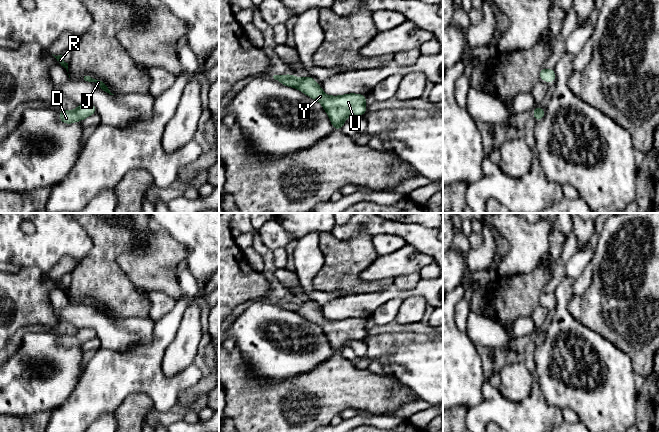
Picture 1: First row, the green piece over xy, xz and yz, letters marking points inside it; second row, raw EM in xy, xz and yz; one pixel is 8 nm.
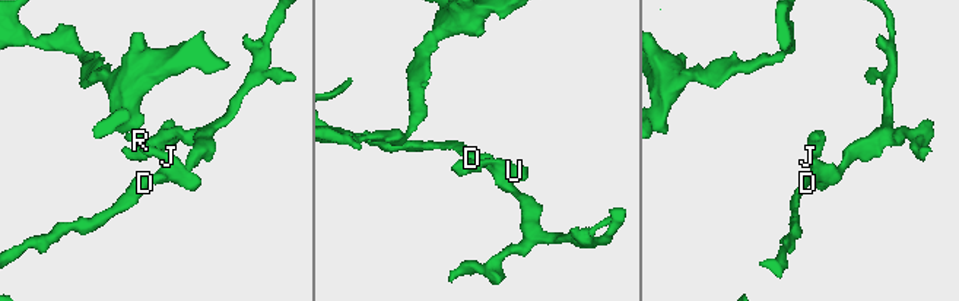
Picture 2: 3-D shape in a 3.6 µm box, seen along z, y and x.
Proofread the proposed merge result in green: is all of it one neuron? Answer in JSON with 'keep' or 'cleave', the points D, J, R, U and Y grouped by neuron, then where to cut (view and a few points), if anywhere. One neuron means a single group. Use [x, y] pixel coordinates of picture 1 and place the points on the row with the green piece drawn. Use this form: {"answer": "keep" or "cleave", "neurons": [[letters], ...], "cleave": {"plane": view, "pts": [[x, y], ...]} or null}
{"answer": "keep", "neurons": [["D", "J", "R", "U", "Y"]], "cleave": null}

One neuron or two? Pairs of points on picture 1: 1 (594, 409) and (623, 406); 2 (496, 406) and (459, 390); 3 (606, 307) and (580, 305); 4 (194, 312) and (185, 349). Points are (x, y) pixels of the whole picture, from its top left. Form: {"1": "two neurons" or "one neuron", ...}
{"1": "one neuron", "2": "two neurons", "3": "one neuron", "4": "one neuron"}

